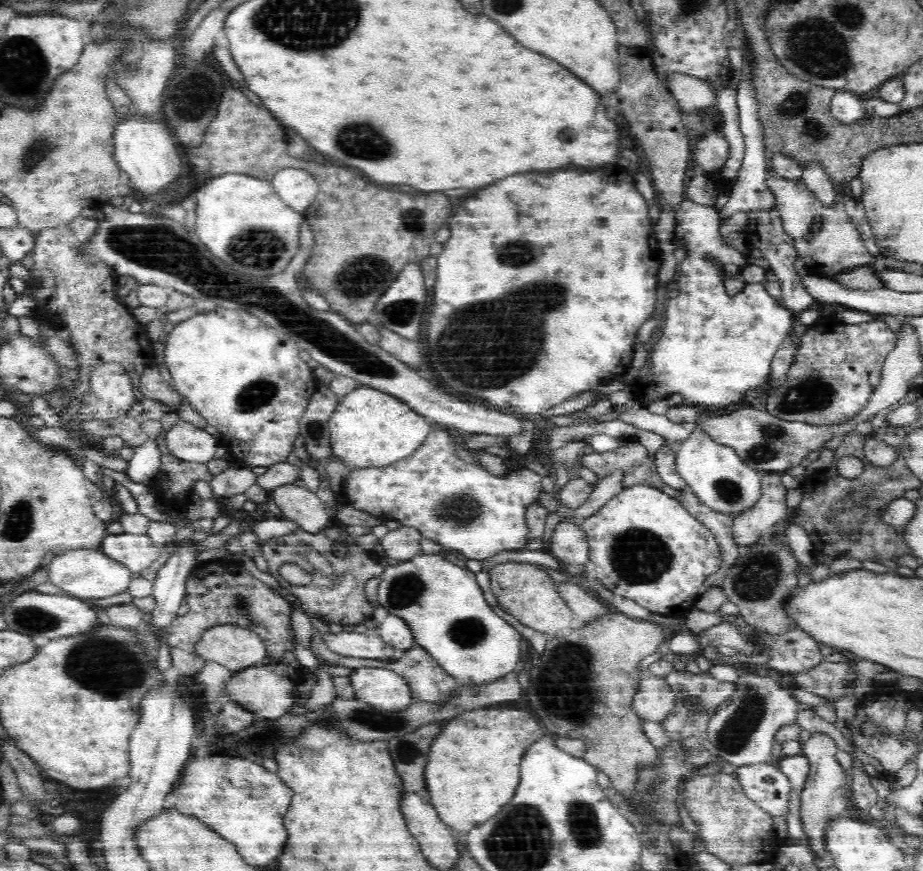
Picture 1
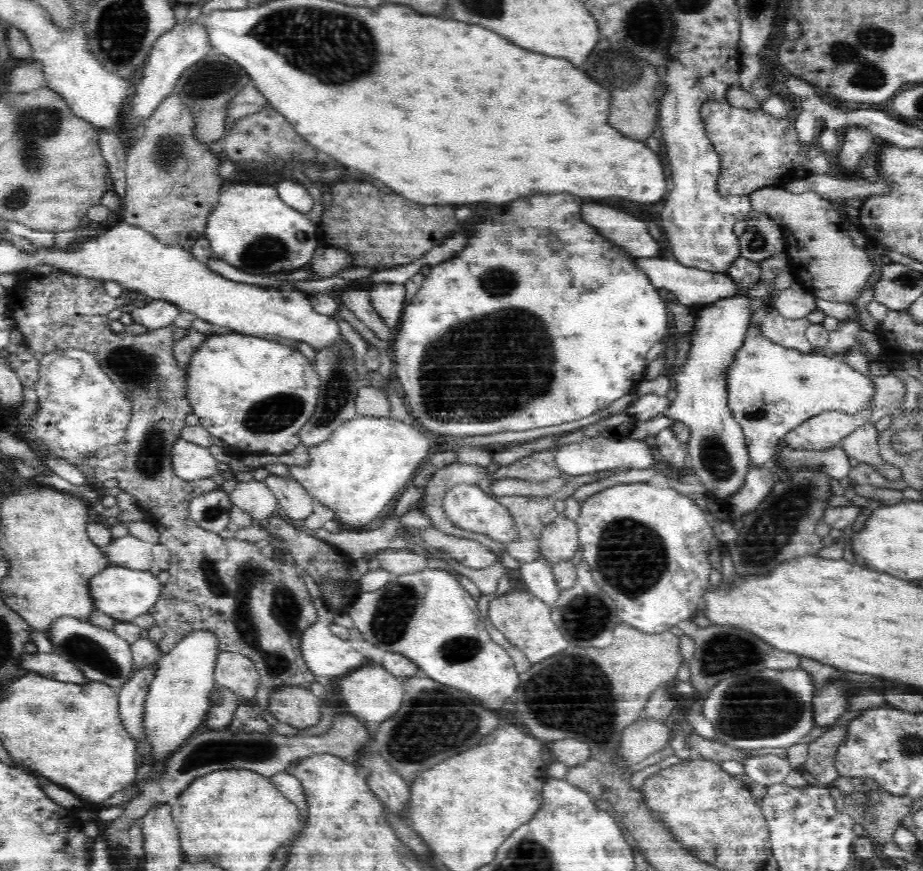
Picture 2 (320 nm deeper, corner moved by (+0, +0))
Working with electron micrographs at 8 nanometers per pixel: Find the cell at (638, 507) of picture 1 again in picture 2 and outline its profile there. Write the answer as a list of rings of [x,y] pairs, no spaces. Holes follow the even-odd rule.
[[[648,482],[614,485],[588,497],[576,521],[583,558],[590,565],[593,579],[616,602],[620,622],[648,633],[664,632],[707,607],[703,597],[713,569],[708,559],[713,526],[689,496]]]

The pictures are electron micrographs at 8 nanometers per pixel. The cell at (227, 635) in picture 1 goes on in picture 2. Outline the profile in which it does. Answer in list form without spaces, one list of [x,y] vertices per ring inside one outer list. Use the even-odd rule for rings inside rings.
[[[220,650],[214,660],[216,684],[227,686],[244,696],[245,702],[252,704],[259,682],[259,672],[255,661],[240,650]]]

